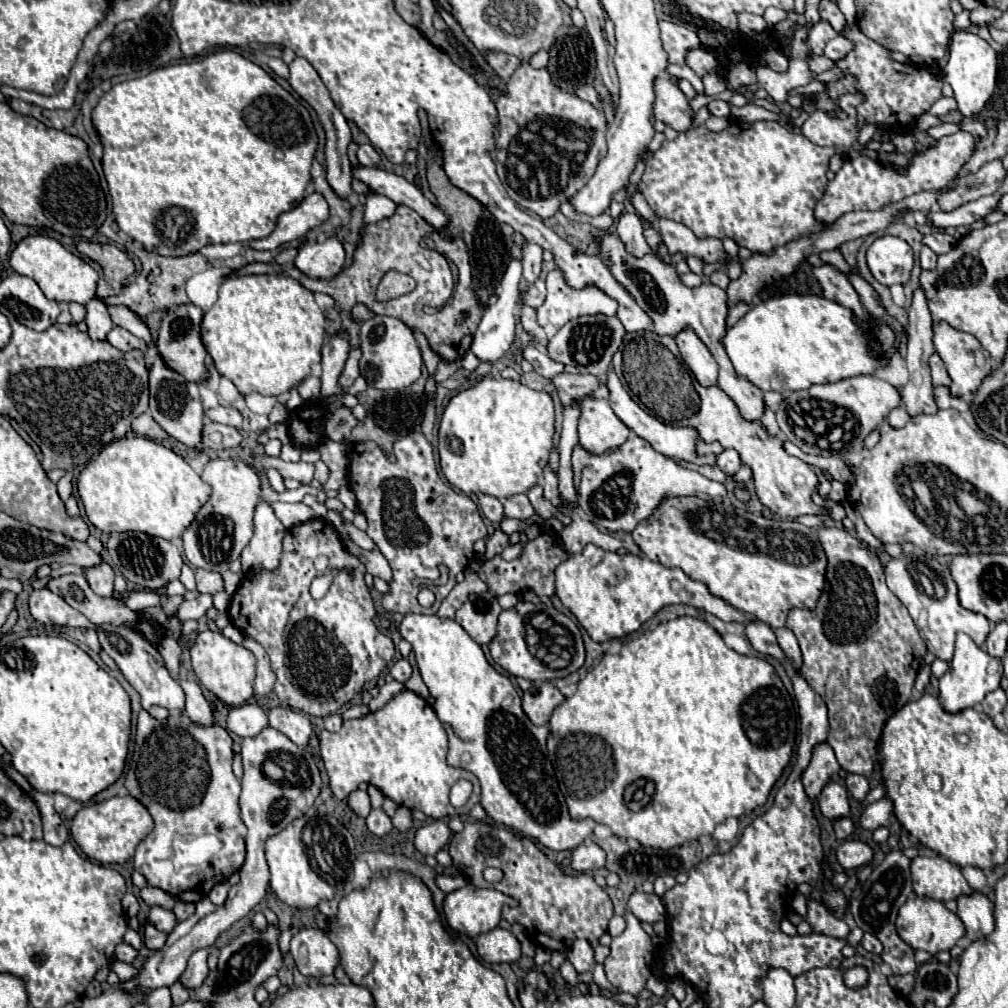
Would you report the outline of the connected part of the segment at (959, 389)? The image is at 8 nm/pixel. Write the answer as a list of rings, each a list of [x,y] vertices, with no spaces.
[[[937,324],[933,332],[937,354],[945,362],[945,368],[951,378],[951,396],[965,398],[973,394],[981,386],[983,378],[991,372],[991,368],[979,368],[975,362],[973,352],[983,352],[979,340],[967,332],[957,332],[949,328],[949,324]]]

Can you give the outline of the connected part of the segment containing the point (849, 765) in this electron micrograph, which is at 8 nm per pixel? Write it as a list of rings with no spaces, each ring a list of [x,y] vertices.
[[[825,526],[819,530],[819,542],[827,554],[825,588],[813,610],[791,608],[787,616],[787,628],[797,636],[803,664],[801,674],[807,684],[825,700],[829,710],[829,740],[837,762],[851,774],[869,778],[879,756],[879,738],[887,720],[903,708],[913,696],[913,684],[917,670],[927,654],[927,644],[919,636],[907,608],[885,584],[885,570],[877,554],[867,544],[851,536],[843,528]]]

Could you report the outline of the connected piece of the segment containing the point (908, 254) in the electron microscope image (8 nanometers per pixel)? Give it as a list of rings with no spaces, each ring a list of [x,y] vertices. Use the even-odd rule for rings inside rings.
[[[881,236],[867,250],[867,264],[877,282],[905,284],[913,270],[913,250],[897,236]]]

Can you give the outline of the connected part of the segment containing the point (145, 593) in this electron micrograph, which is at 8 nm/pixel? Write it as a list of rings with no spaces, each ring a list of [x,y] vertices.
[[[139,590],[139,592],[131,592],[127,596],[127,604],[133,610],[143,610],[143,608],[149,608],[149,606],[159,606],[161,596],[163,594],[155,592],[155,590]]]

